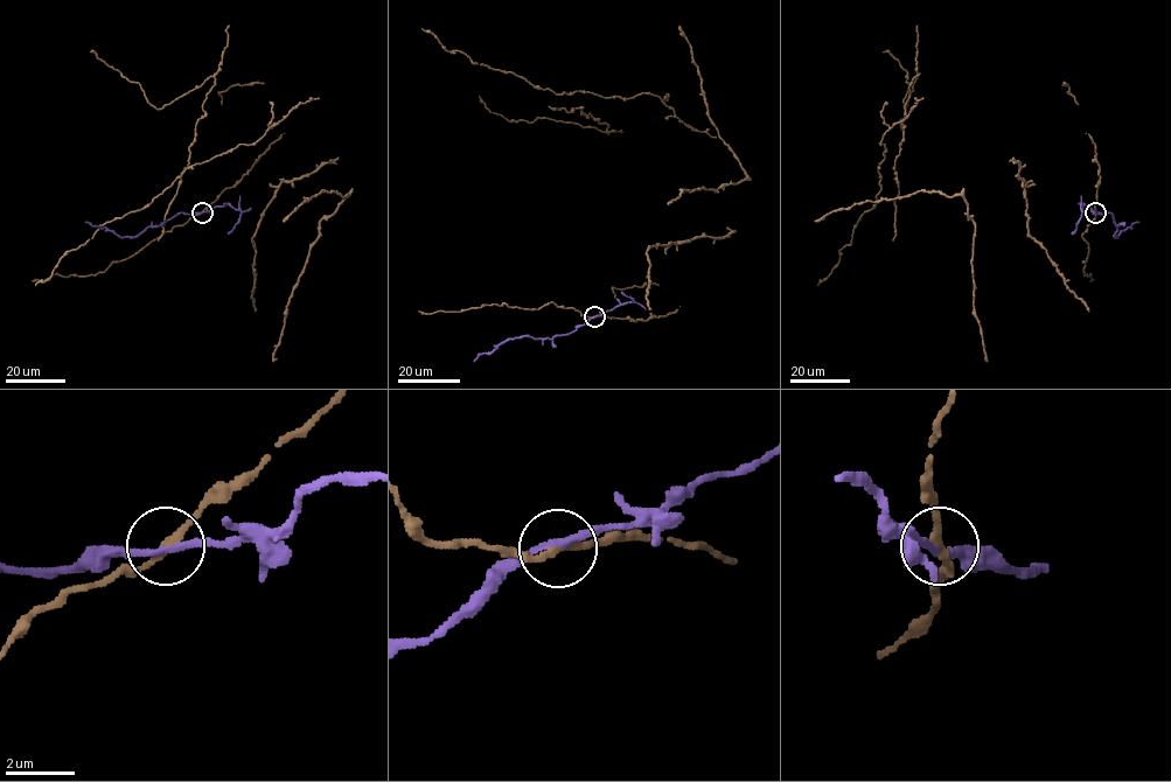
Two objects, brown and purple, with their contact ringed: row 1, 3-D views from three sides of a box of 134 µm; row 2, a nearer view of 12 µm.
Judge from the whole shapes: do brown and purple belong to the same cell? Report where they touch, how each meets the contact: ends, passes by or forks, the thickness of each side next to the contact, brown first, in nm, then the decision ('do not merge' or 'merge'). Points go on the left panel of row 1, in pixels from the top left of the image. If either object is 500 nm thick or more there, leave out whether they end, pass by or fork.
place (202, 213); brown passes by; purple passes by; calibres 240 and 200 nm; do not merge

